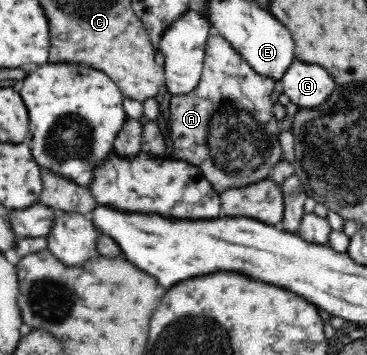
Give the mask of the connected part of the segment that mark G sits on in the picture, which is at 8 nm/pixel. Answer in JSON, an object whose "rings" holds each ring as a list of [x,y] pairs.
{"rings":[[[294,60],[282,76],[284,95],[299,110],[325,108],[335,92],[333,78],[323,68]]]}

